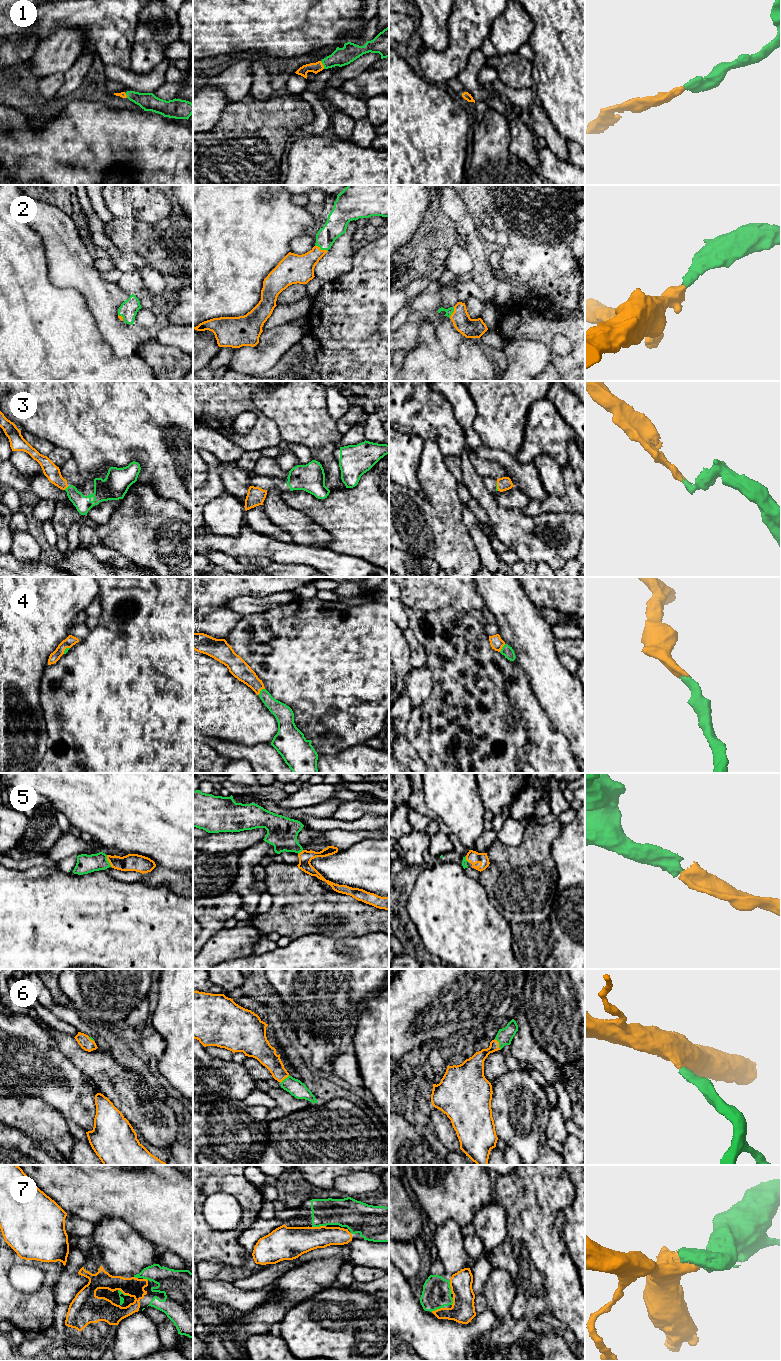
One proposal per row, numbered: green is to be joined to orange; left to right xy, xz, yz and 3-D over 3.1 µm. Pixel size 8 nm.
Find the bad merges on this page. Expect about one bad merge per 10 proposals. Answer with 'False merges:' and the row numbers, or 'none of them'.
False merges: none of them

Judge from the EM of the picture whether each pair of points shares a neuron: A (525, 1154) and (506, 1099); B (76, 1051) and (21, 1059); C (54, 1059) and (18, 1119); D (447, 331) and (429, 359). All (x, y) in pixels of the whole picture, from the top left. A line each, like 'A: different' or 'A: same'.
A: same
B: different
C: different
D: different

